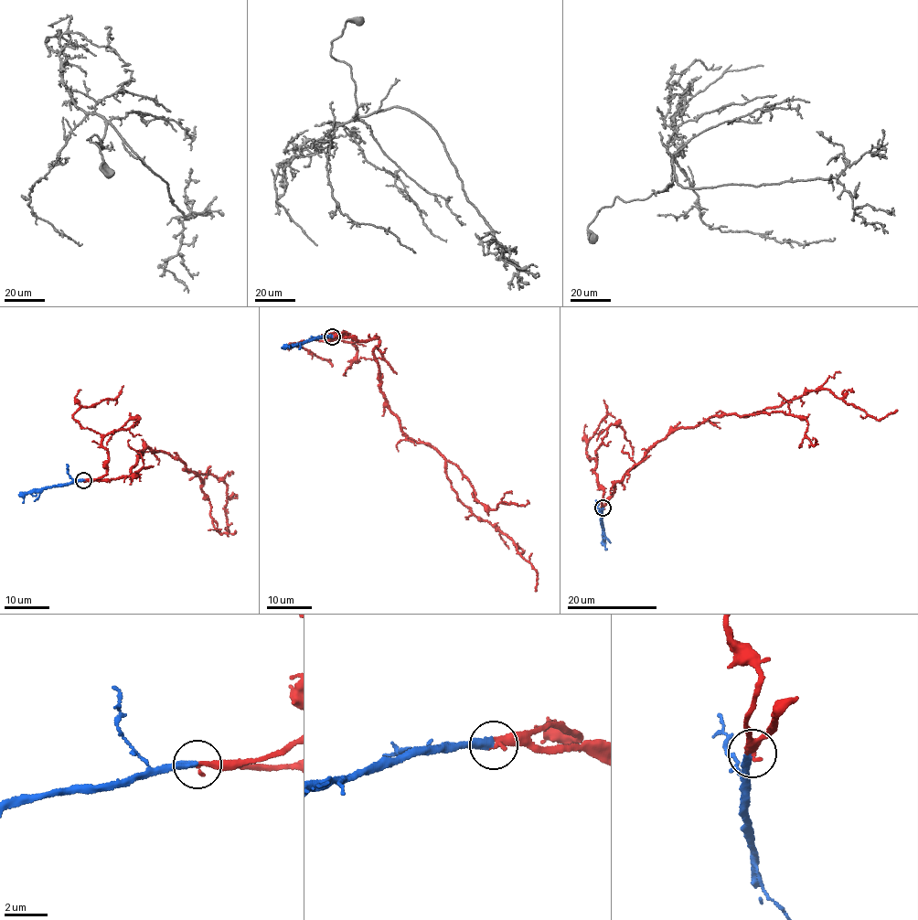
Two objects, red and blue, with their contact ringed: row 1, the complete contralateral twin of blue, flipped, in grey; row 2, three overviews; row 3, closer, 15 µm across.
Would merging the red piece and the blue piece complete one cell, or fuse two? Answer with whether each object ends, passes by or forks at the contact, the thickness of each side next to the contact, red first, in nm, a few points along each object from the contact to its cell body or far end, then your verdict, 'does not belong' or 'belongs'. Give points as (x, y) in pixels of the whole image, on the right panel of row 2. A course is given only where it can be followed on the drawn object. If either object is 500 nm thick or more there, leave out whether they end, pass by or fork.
red ends there; blue ends there; 320 nm thick on the red side, 320 nm on the other; red runs (603, 508), (615, 482), (646, 453), (678, 429), (717, 414), (748, 417), (826, 388), (879, 420), (897, 410); blue runs (603, 508), (600, 518), (607, 550); belongs

